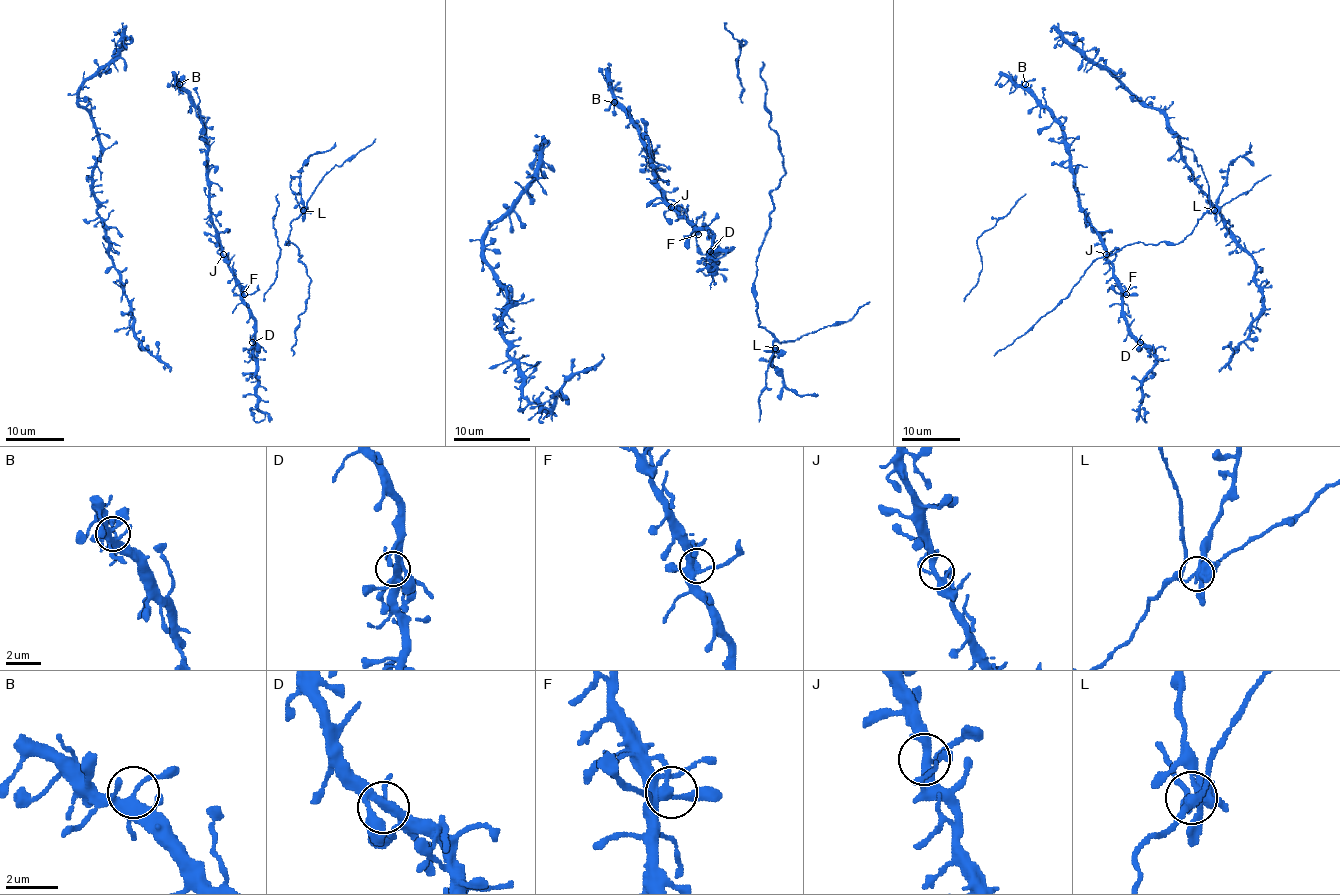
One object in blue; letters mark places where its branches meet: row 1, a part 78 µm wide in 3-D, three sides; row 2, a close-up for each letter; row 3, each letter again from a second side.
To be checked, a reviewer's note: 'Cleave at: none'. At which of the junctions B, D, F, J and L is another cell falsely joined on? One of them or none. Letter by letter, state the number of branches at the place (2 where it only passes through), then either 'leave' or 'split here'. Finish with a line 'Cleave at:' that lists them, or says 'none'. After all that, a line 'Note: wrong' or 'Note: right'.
B: 6 branches meet; leave
D: 5 branches meet; leave
F: 5 branches meet; leave
J: 4 branches meet; leave
L: 5 branches meet; split here
Cleave at: L
Note: wrong

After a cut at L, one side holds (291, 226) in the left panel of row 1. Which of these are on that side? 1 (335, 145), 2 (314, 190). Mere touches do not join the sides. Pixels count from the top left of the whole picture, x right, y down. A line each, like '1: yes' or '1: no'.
1: no
2: yes

